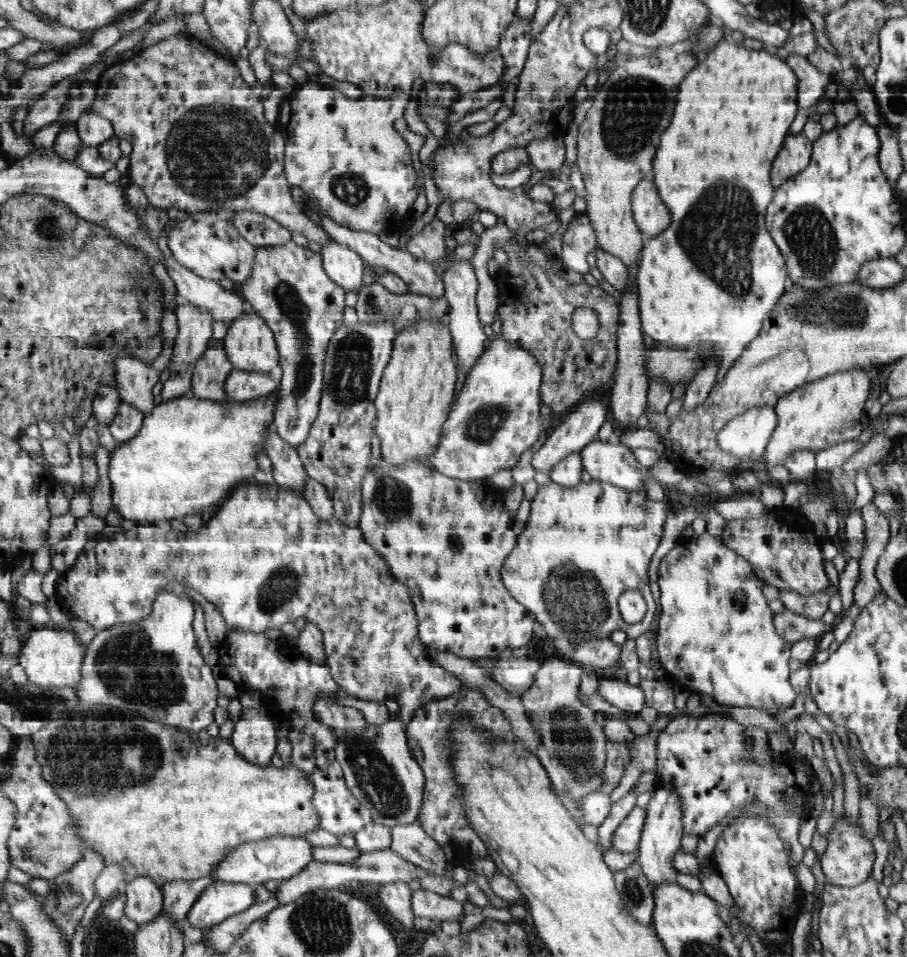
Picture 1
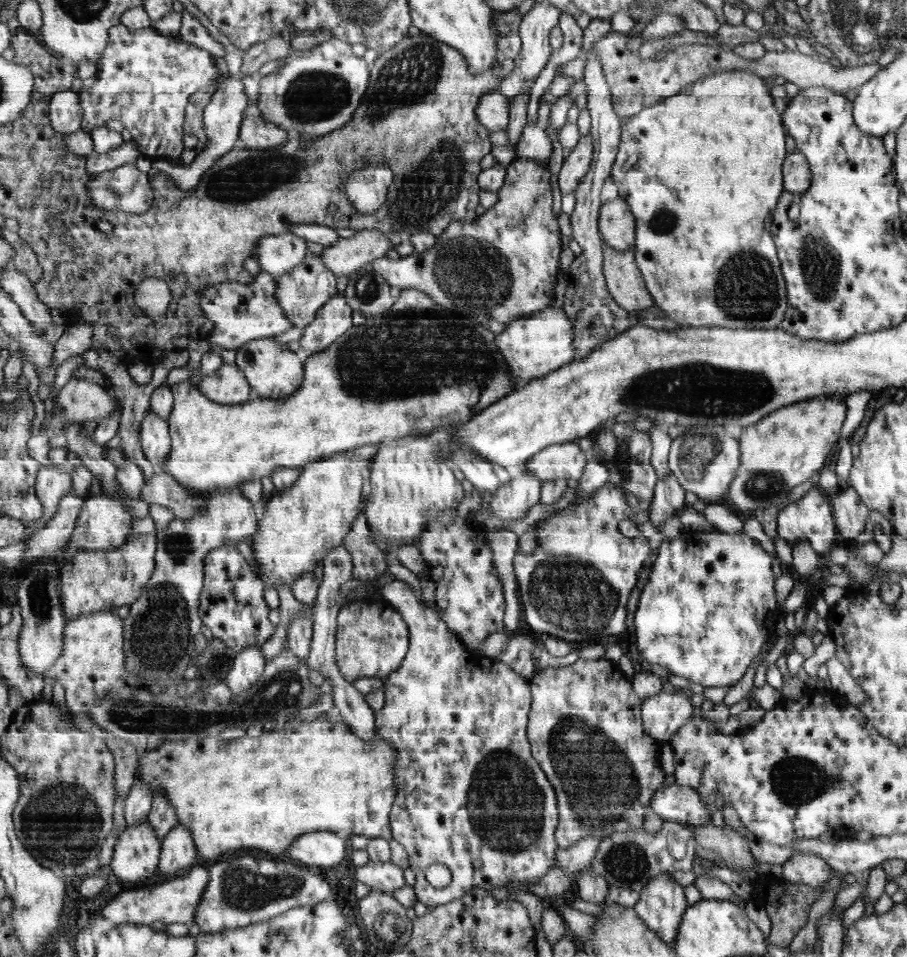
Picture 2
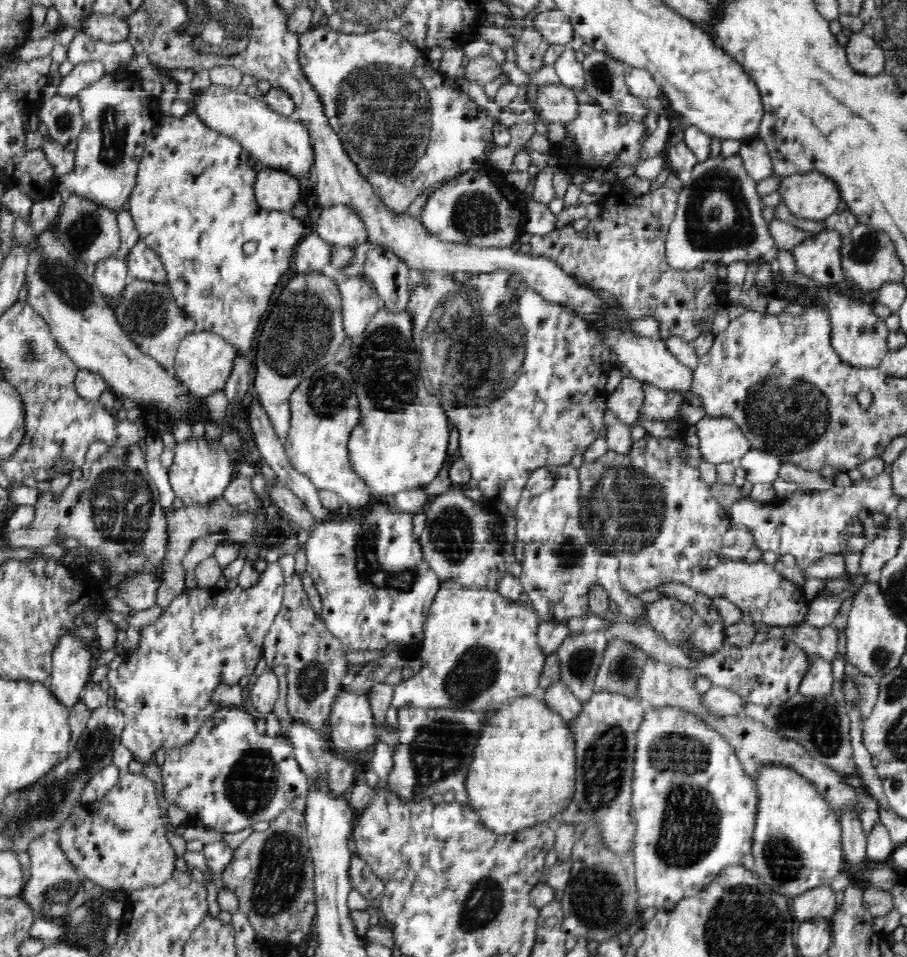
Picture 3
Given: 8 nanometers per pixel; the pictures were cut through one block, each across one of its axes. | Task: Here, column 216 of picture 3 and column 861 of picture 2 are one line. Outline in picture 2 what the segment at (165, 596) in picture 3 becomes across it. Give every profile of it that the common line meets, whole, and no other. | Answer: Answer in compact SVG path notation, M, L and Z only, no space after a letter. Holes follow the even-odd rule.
M853 488L837 490L831 504L833 518L837 520L837 532L841 532L841 538L851 544L865 530L865 524L869 518L873 518L873 512L861 502Z

